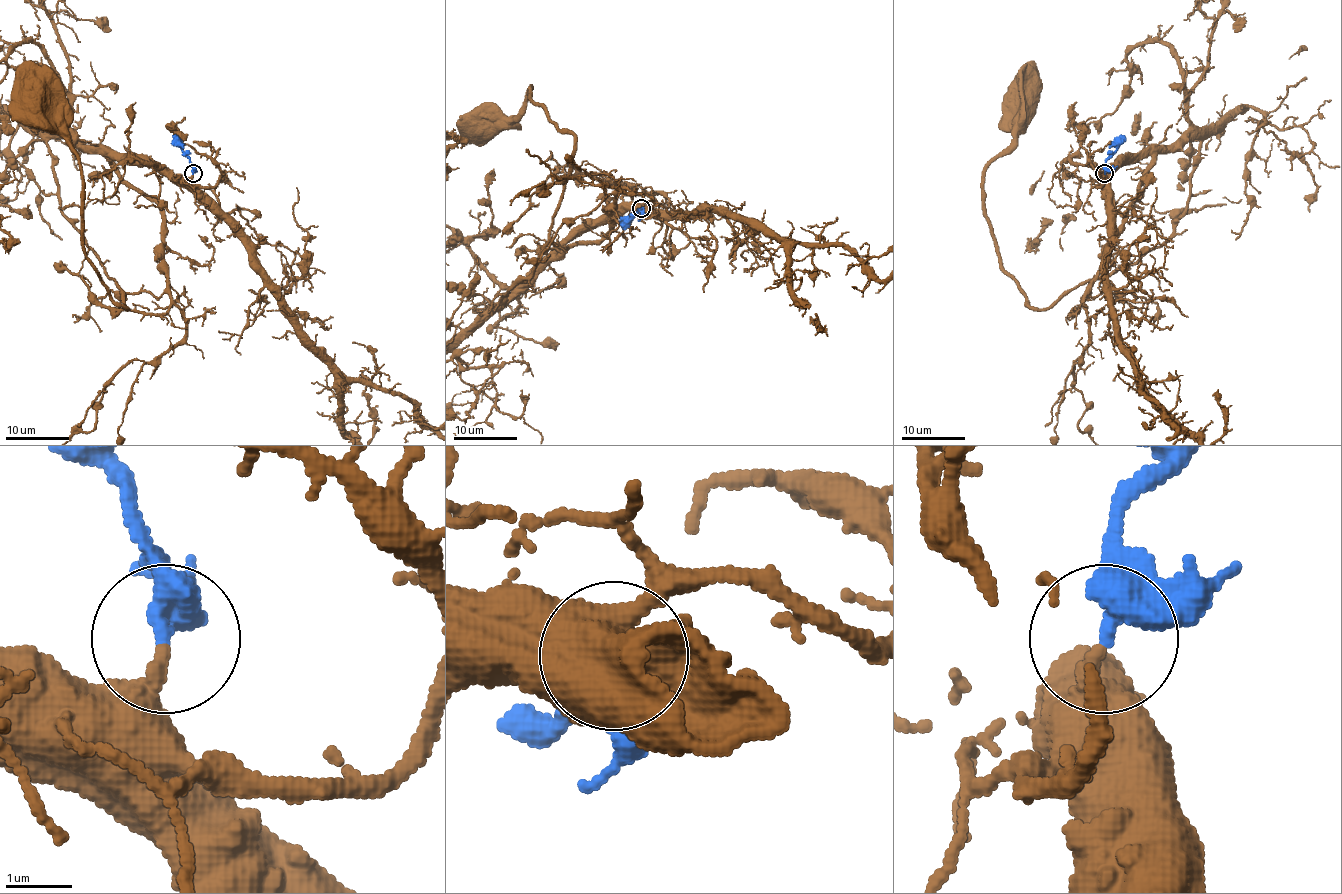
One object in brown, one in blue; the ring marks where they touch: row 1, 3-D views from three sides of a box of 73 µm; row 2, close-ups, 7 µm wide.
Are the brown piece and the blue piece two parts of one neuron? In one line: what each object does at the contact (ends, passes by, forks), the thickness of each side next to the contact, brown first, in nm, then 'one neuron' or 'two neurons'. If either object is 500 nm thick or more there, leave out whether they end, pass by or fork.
brown ends | blue passes by | 280/320 nm | one neuron

